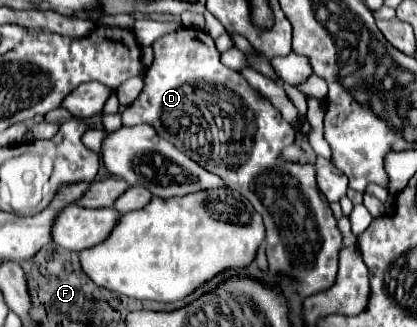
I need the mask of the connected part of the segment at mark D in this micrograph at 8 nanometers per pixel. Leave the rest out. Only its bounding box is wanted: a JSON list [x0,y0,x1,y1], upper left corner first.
[121,27,343,299]

